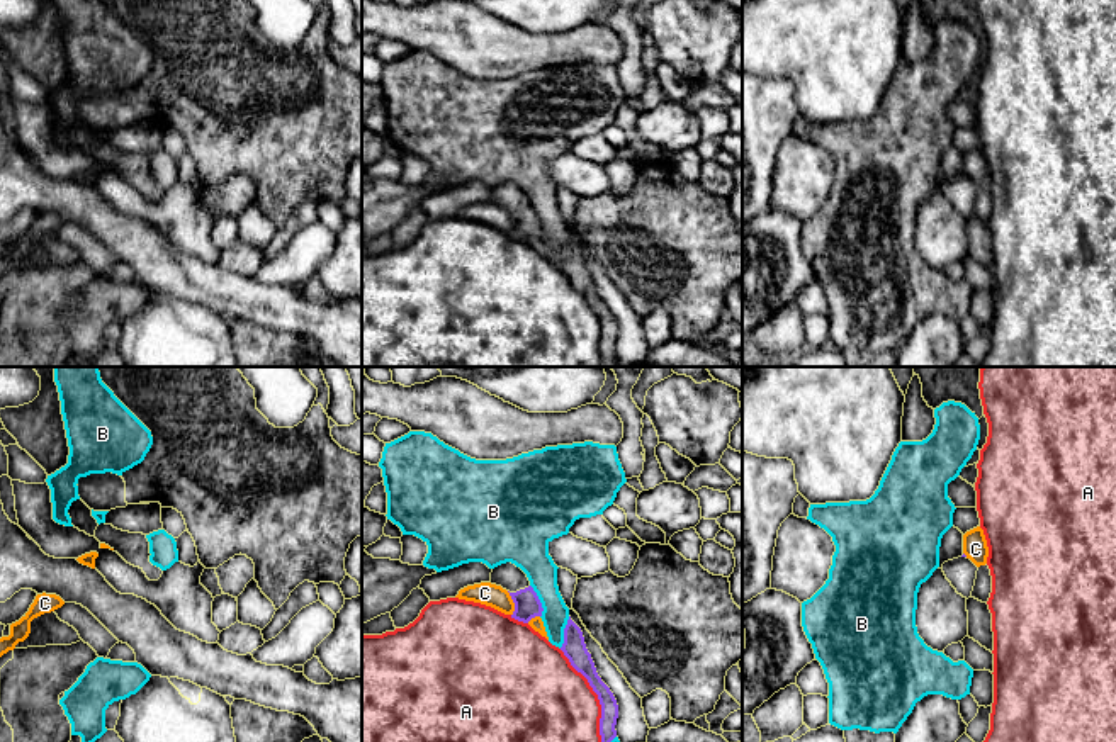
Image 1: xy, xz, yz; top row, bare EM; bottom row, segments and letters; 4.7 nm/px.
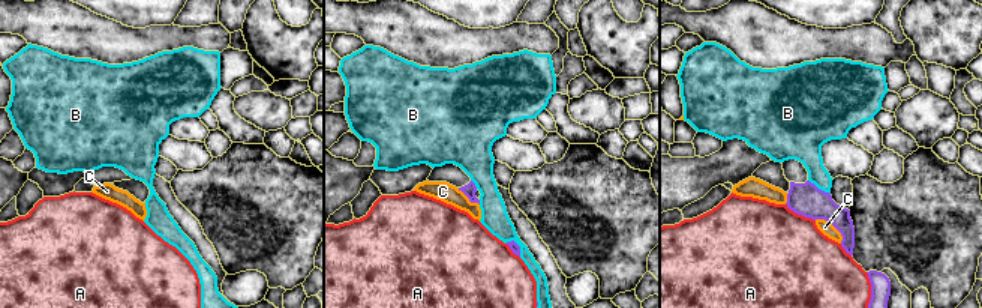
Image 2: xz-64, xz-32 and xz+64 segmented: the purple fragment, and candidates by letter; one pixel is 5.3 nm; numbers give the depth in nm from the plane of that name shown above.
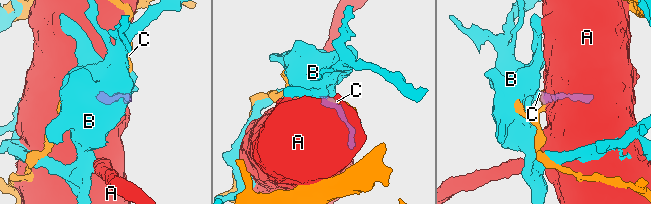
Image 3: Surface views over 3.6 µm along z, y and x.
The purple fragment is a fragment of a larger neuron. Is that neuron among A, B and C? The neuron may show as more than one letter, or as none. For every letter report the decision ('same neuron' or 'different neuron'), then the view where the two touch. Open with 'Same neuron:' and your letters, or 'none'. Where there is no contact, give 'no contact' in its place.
Same neuron: none
A: different neuron; meets purple in xz
B: different neuron; meets purple in xz
C: different neuron; meets purple in xz

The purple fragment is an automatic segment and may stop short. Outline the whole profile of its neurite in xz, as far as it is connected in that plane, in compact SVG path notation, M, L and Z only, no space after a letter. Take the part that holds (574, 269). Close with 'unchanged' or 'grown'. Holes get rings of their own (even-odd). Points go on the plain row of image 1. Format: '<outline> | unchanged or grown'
M571 236L564 248L564 263L561 270L569 278L571 285L588 299L589 306L598 314L601 324L601 367L610 367L610 362L617 357L615 345L618 338L618 324L610 307L598 295L591 273L586 268L583 251L571 239Z | unchanged

